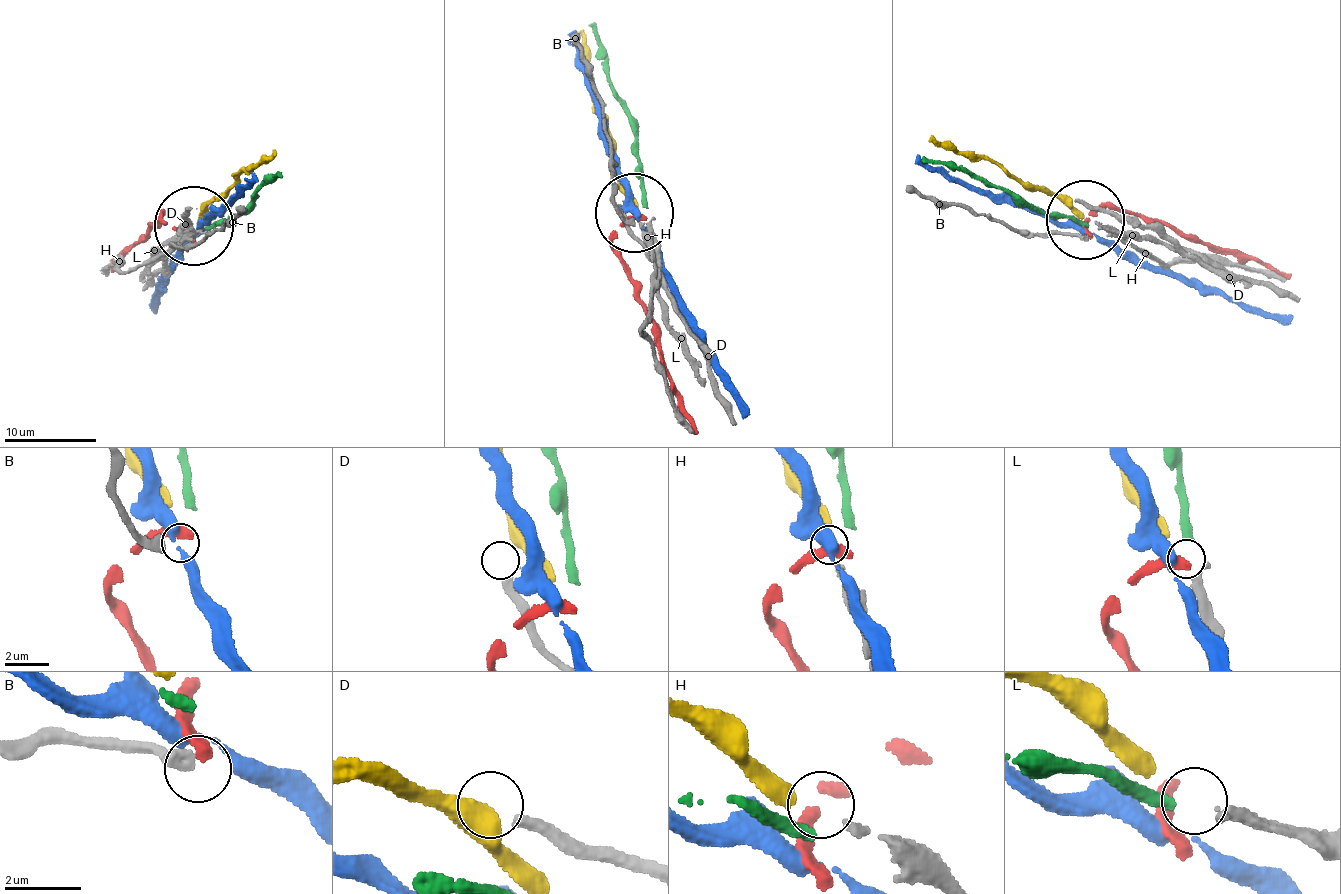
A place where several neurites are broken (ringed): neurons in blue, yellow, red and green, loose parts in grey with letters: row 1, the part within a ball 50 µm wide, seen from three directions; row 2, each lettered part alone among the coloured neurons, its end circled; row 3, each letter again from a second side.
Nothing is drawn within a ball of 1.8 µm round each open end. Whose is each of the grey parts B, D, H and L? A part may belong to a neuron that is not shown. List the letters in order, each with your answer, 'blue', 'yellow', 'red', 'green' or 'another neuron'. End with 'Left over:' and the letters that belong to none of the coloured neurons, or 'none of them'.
B: red
D: another neuron
H: yellow
L: green
Left over: D

